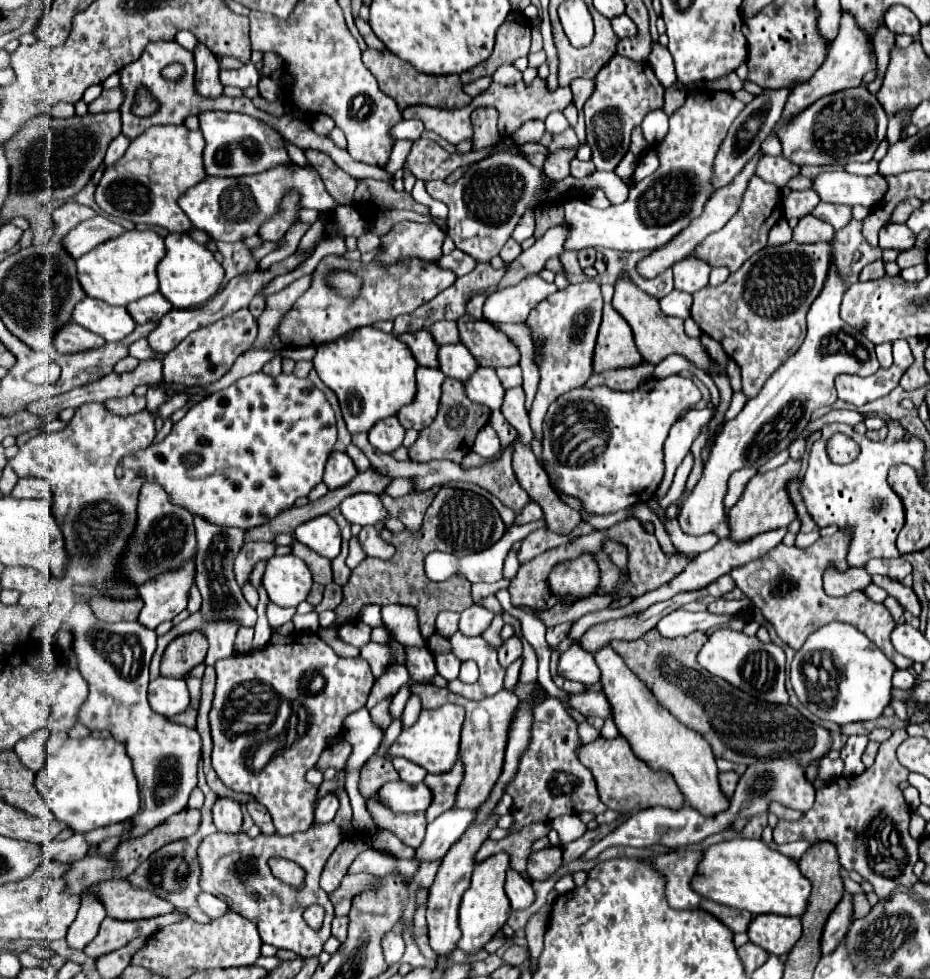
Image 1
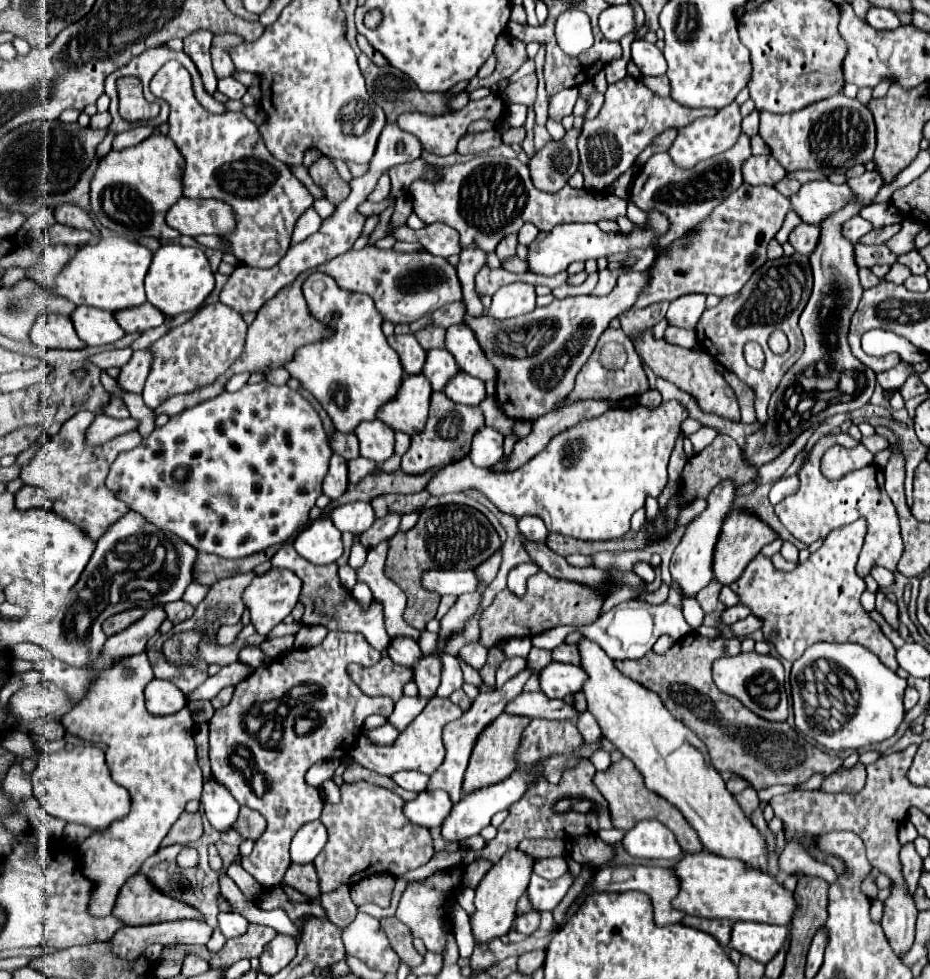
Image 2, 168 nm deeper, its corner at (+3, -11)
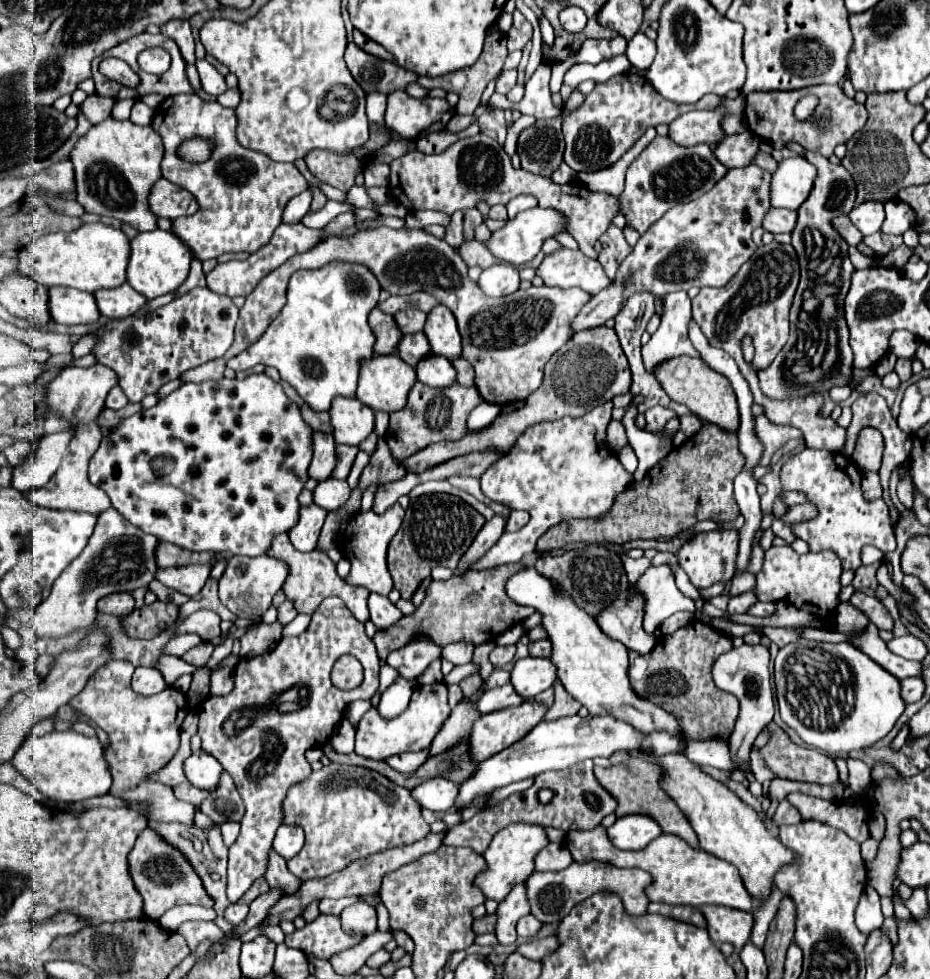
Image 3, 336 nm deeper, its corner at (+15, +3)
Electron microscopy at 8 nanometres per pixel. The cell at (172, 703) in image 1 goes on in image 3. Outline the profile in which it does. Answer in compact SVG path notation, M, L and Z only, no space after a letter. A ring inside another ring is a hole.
M137 667L133 673L131 687L139 695L155 695L161 693L167 685L163 681L163 675L155 667Z

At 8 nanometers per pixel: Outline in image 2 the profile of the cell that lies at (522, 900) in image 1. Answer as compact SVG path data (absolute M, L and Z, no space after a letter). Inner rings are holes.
M529 911L529 913L523 913L523 915L515 917L515 929L519 933L531 935L537 927L539 927L539 913L537 911Z

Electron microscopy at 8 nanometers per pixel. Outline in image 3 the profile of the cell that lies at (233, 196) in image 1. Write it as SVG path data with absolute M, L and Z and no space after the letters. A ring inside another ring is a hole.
M159 179L149 193L149 209L157 217L183 217L193 215L197 211L197 201L193 201L193 195L177 185L173 185L167 179Z

